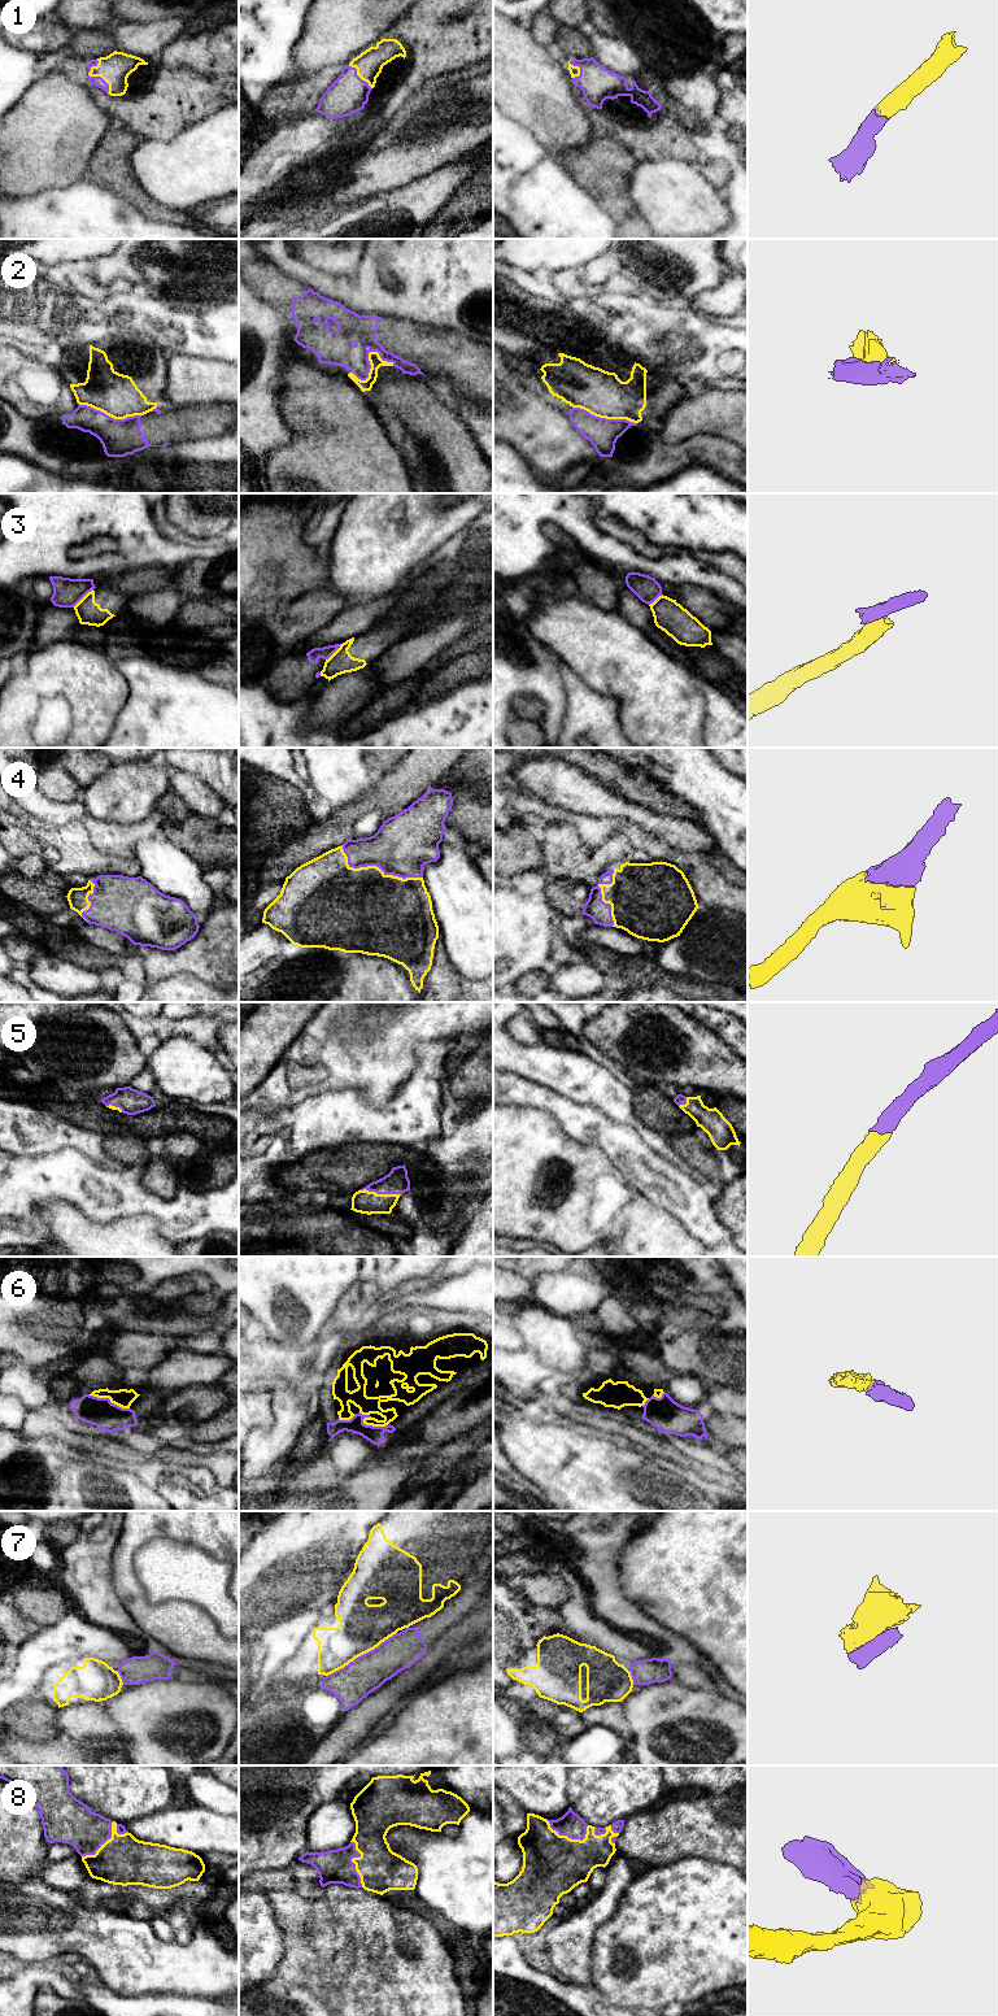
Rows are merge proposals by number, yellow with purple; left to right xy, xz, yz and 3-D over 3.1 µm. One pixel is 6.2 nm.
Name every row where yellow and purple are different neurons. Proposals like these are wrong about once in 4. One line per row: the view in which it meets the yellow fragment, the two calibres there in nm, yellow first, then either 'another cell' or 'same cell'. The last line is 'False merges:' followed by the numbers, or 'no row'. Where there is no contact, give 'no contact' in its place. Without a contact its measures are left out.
1: xy | 190/70 nm | same cell
2: xz | 80/200 nm | another cell
3: xy | 150/180 nm | another cell
4: xz | 460/360 nm | same cell
5: xz | 140/150 nm | same cell
6: xz | 110/100 nm | same cell
7: xz | 300/240 nm | another cell
8: yz | 380/150 nm | same cell
False merges: 2, 3, 7

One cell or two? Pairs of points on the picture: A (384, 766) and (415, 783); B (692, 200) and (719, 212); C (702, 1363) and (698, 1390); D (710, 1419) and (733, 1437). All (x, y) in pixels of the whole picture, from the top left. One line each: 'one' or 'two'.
A: two
B: one
C: two
D: one

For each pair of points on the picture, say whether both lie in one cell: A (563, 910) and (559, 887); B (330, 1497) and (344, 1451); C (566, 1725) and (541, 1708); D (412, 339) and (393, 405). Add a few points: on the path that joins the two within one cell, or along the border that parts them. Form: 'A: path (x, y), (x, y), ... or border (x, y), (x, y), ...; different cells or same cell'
A: path (563, 905), (559, 892); same cell
B: border (335, 1488), (303, 1493); different cells
C: path (559, 1719), (548, 1711); same cell
D: border (393, 365), (404, 373), (423, 375); different cells

